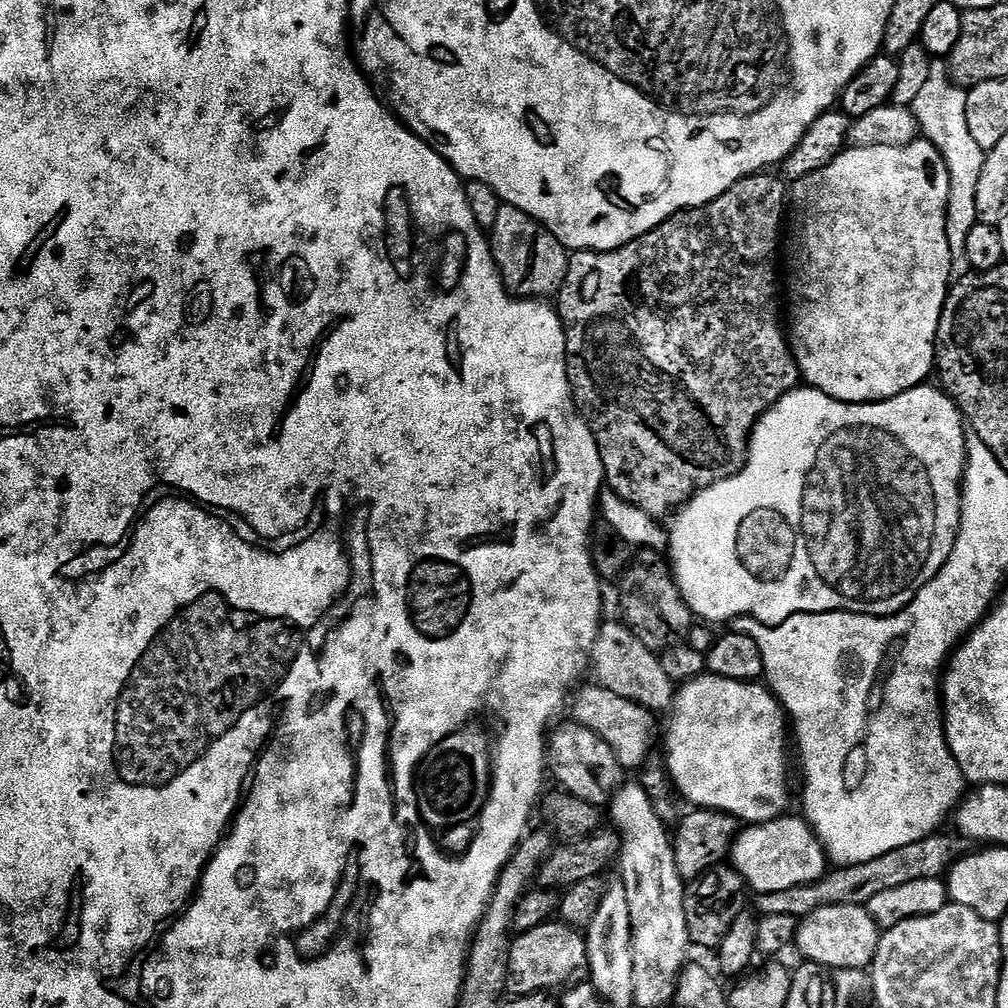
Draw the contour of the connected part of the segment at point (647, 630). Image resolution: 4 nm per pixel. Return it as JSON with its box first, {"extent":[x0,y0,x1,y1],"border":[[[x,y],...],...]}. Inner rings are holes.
{"extent":[620,550,694,653],"border":[[[640,550],[625,567],[620,582],[620,604],[624,607],[623,623],[635,634],[651,652],[661,653],[675,644],[683,644],[688,639],[688,631],[694,625],[690,606],[682,598],[680,587],[672,575],[669,561],[661,553]]]}

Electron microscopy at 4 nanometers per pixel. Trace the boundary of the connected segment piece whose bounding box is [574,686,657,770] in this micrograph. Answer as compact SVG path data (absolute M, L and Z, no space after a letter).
M599 686L584 688L580 692L580 705L576 708L575 723L581 724L583 728L589 728L620 760L625 770L640 768L648 760L652 752L652 739L656 736L657 717L642 705L633 700L622 698L610 690Z

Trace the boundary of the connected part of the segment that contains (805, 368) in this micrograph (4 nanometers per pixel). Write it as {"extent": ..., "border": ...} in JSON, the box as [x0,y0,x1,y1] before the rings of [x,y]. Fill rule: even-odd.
{"extent":[788,138,954,404],"border":[[[925,138],[914,139],[906,146],[845,147],[825,168],[806,174],[791,185],[790,208],[791,211],[792,208],[796,211],[790,216],[792,236],[796,239],[796,249],[792,252],[792,280],[796,284],[788,288],[788,312],[792,315],[790,347],[805,385],[817,388],[830,398],[847,404],[871,404],[878,400],[889,400],[911,388],[921,387],[927,381],[924,379],[933,375],[938,322],[942,318],[950,281],[953,279],[954,249],[947,241],[946,230],[949,189],[950,176],[943,157]]]}

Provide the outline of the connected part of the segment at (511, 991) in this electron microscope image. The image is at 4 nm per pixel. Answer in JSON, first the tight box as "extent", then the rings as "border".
{"extent":[507,922,588,998],"border":[[[563,922],[543,924],[529,932],[519,933],[513,939],[512,953],[508,956],[507,995],[515,998],[556,990],[552,988],[563,989],[571,976],[583,973],[587,966],[588,942],[577,929]]]}

